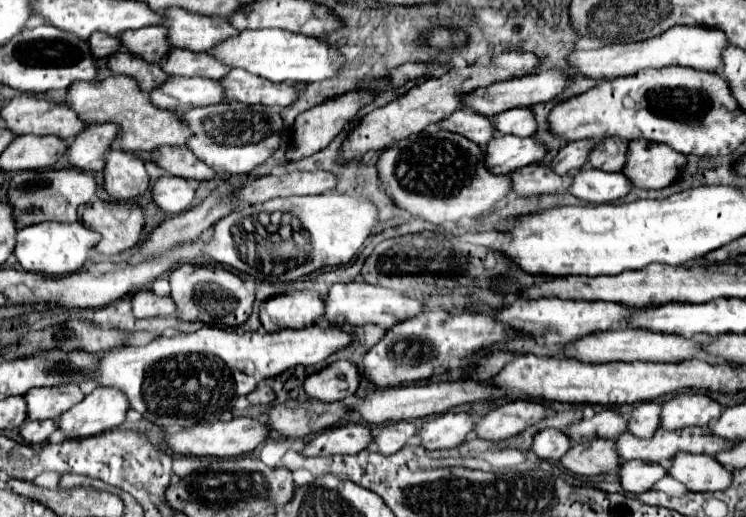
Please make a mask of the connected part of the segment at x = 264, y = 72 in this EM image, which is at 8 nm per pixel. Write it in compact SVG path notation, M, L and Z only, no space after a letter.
M246 29L240 31L236 37L228 37L224 45L218 45L210 51L218 61L224 61L224 65L240 67L248 73L256 73L258 77L264 77L268 81L276 83L308 83L308 81L322 81L326 77L332 77L340 71L344 65L344 57L332 47L328 47L324 41L318 41L316 37L296 35L290 31L280 29Z

